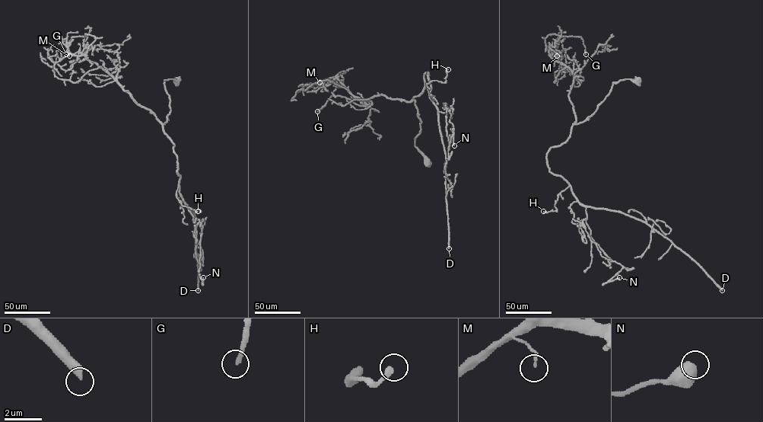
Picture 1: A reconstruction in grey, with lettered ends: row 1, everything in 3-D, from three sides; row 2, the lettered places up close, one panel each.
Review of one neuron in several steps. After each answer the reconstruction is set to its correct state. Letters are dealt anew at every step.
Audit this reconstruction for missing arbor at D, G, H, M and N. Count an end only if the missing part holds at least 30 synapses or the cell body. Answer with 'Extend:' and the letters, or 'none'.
Extend: D

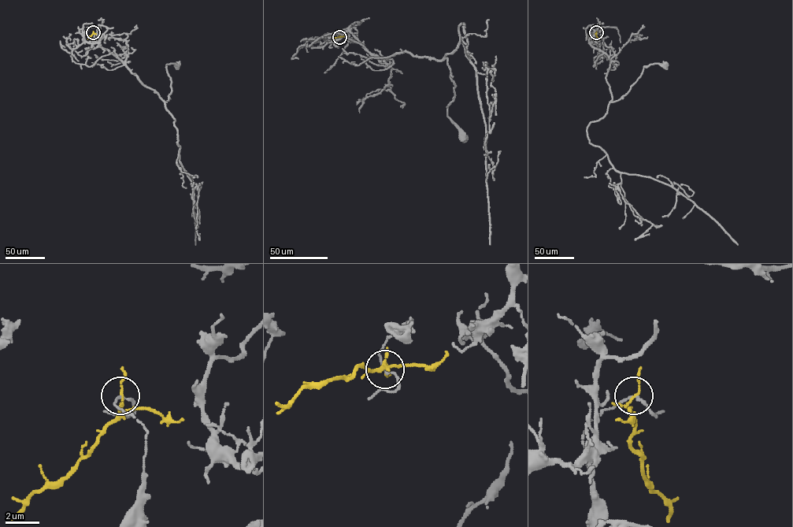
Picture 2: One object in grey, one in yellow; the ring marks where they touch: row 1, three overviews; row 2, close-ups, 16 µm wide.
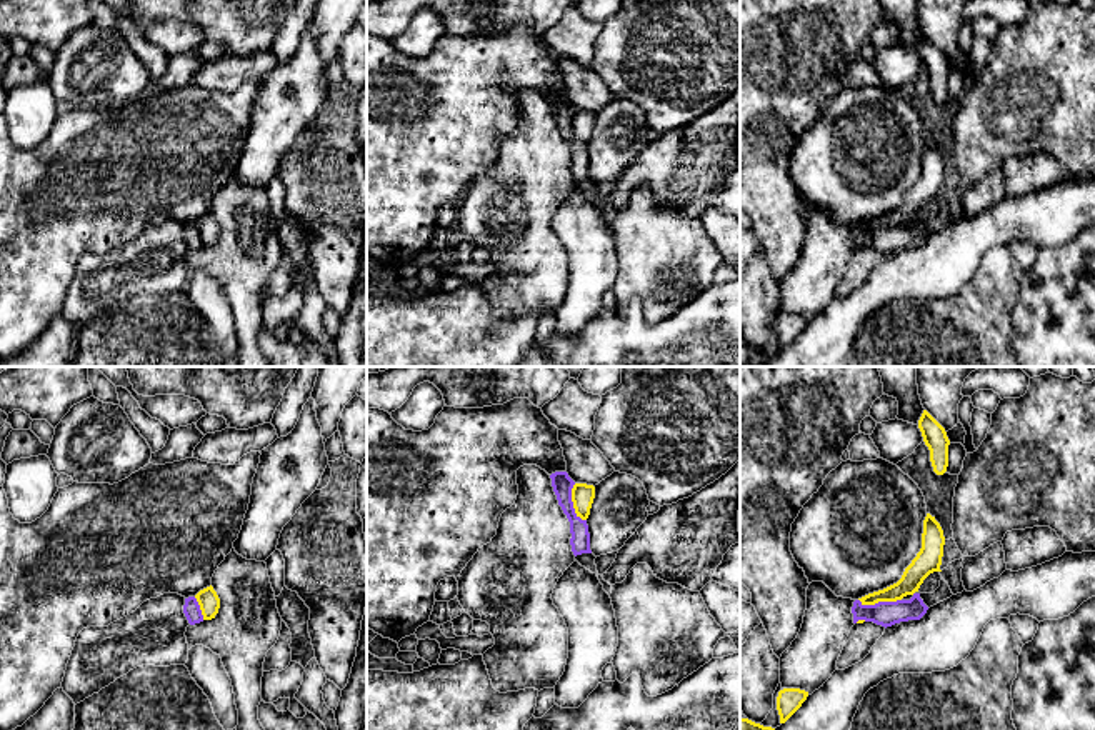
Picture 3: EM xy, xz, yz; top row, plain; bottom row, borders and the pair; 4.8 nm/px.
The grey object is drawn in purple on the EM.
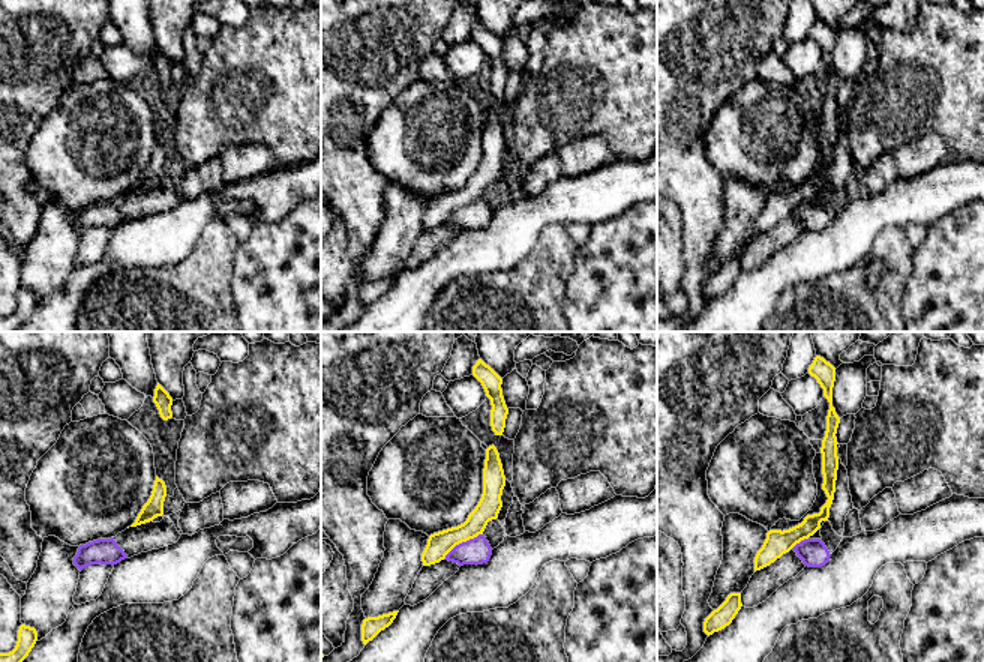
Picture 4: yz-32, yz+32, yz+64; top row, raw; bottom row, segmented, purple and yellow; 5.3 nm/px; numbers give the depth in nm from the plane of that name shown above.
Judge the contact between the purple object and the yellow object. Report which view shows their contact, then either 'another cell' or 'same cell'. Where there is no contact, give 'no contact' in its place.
yz | another cell

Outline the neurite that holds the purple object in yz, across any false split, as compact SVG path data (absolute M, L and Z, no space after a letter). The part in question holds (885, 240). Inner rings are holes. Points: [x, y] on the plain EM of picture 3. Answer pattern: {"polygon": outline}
{"polygon": "M913 220L910 227L878 228L875 232L863 232L855 227L852 233L853 250L865 247L885 255L900 248L920 247L927 237L928 233L920 225L920 220Z"}

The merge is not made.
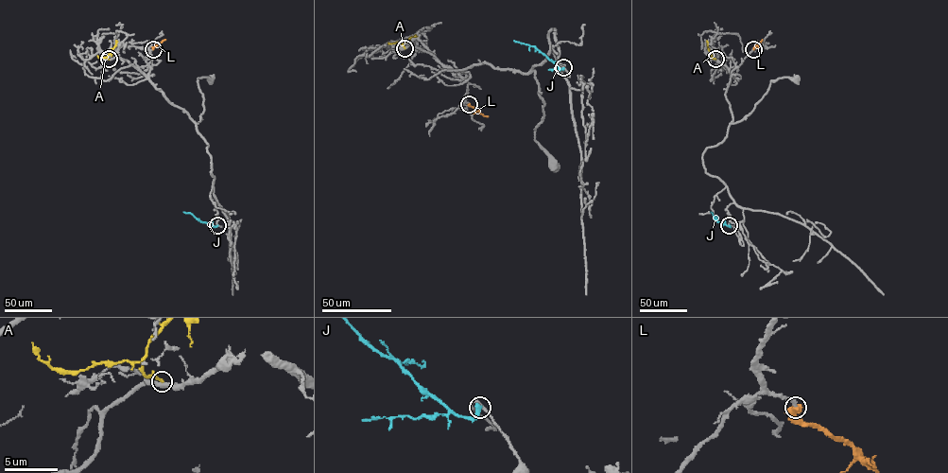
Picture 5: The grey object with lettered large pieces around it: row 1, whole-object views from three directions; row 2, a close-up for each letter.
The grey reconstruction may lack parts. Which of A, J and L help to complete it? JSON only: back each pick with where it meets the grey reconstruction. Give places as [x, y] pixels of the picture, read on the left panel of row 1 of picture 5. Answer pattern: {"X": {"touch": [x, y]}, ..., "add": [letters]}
{"L": {"touch": [153, 49]}, "add": ["L"]}

